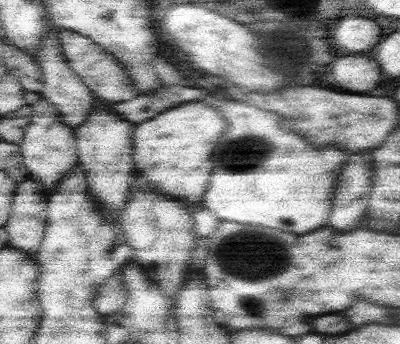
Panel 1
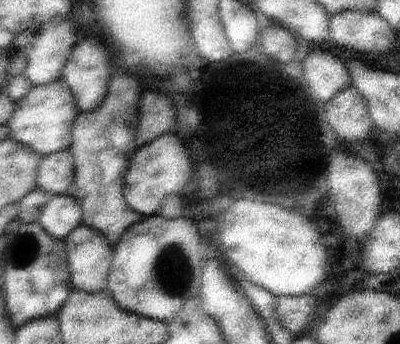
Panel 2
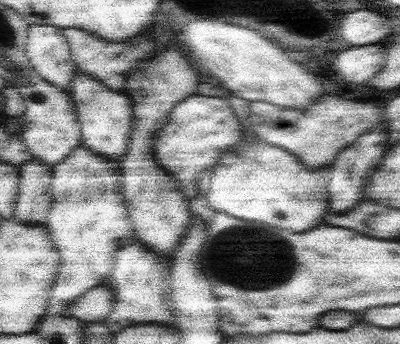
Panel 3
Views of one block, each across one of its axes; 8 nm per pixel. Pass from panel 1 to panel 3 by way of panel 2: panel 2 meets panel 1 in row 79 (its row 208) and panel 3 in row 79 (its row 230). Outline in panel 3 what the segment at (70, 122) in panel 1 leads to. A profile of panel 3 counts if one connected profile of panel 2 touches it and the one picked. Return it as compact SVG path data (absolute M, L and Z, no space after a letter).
M31 26L27 56L47 82L63 90L73 90L73 80L81 70L73 62L71 46L63 28Z

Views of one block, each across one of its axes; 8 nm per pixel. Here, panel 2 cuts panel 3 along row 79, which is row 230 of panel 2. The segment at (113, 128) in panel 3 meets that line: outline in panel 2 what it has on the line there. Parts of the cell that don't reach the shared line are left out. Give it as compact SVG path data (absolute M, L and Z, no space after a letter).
M89 226L77 228L69 238L69 262L77 292L99 294L109 290L115 252L105 236Z

